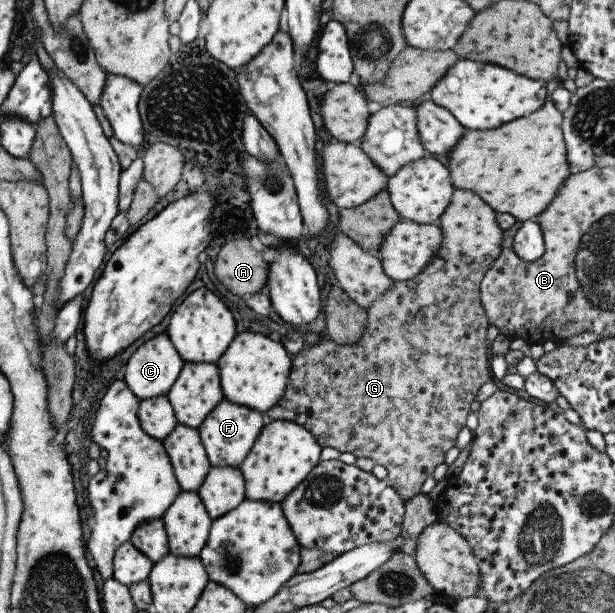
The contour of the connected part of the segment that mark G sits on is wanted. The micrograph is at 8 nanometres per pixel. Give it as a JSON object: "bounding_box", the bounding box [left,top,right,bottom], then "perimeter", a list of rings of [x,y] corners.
{"bounding_box":[264,189,502,501],"perimeter":[[[454,189],[451,193],[449,204],[439,217],[437,225],[440,228],[442,239],[440,240],[440,246],[436,248],[435,254],[431,256],[431,260],[412,279],[391,283],[391,286],[366,308],[364,331],[360,334],[356,343],[338,345],[329,338],[307,337],[311,346],[307,346],[307,350],[302,347],[296,354],[291,356],[292,363],[288,374],[287,386],[281,398],[269,410],[264,412],[266,420],[291,420],[306,428],[321,448],[330,446],[340,453],[351,452],[355,458],[365,457],[371,459],[374,464],[381,464],[387,471],[386,481],[389,486],[404,501],[421,493],[419,488],[421,488],[425,478],[435,470],[438,464],[443,463],[443,455],[449,448],[454,446],[457,433],[460,428],[464,427],[465,418],[470,412],[469,404],[473,402],[478,388],[491,380],[491,372],[486,357],[488,352],[485,350],[489,345],[485,340],[485,333],[490,324],[481,306],[479,293],[483,275],[490,269],[501,250],[502,230],[497,226],[496,212],[489,208],[489,205],[485,204],[485,201],[481,200],[481,197],[474,192]]]}

